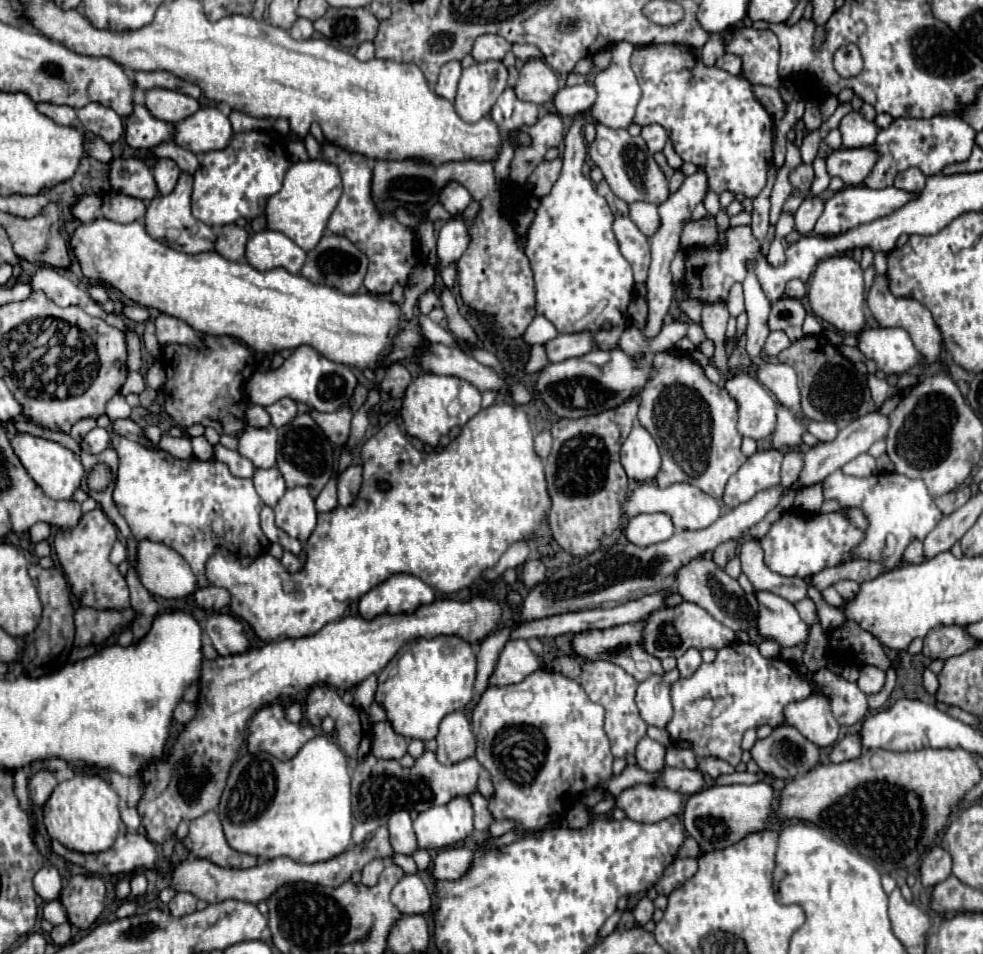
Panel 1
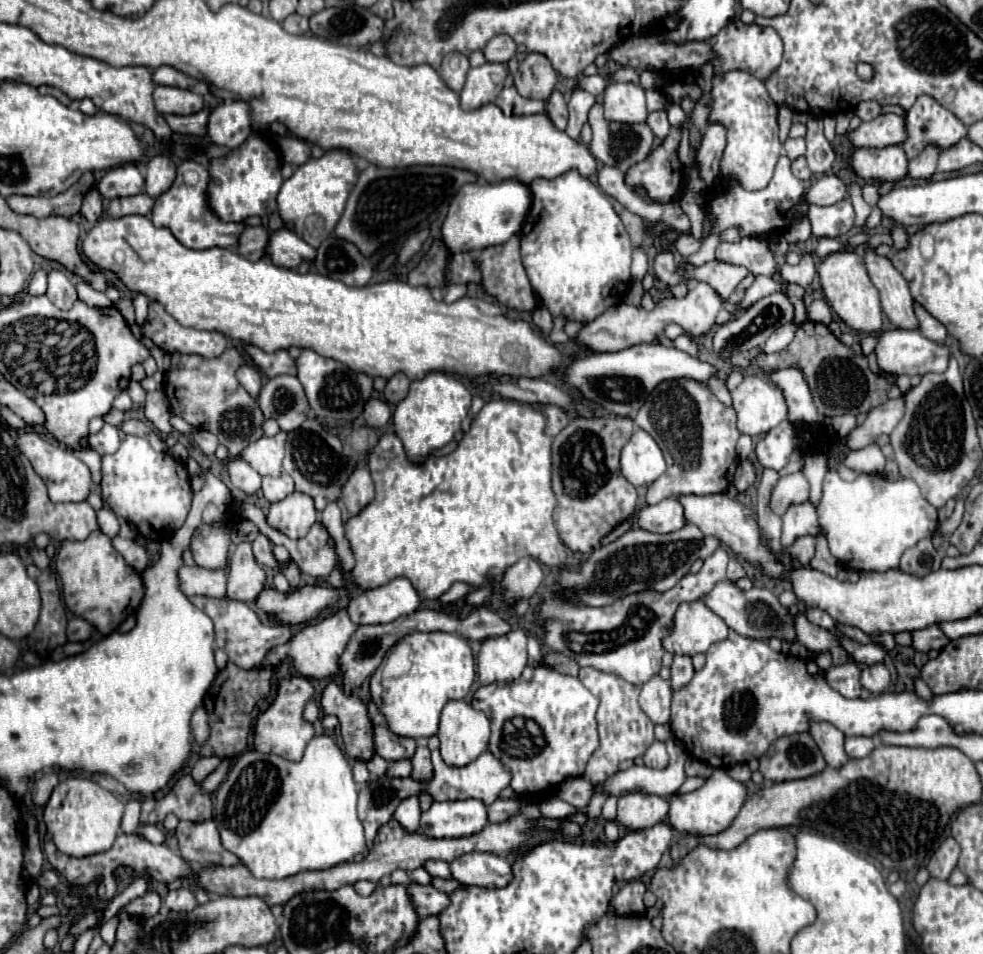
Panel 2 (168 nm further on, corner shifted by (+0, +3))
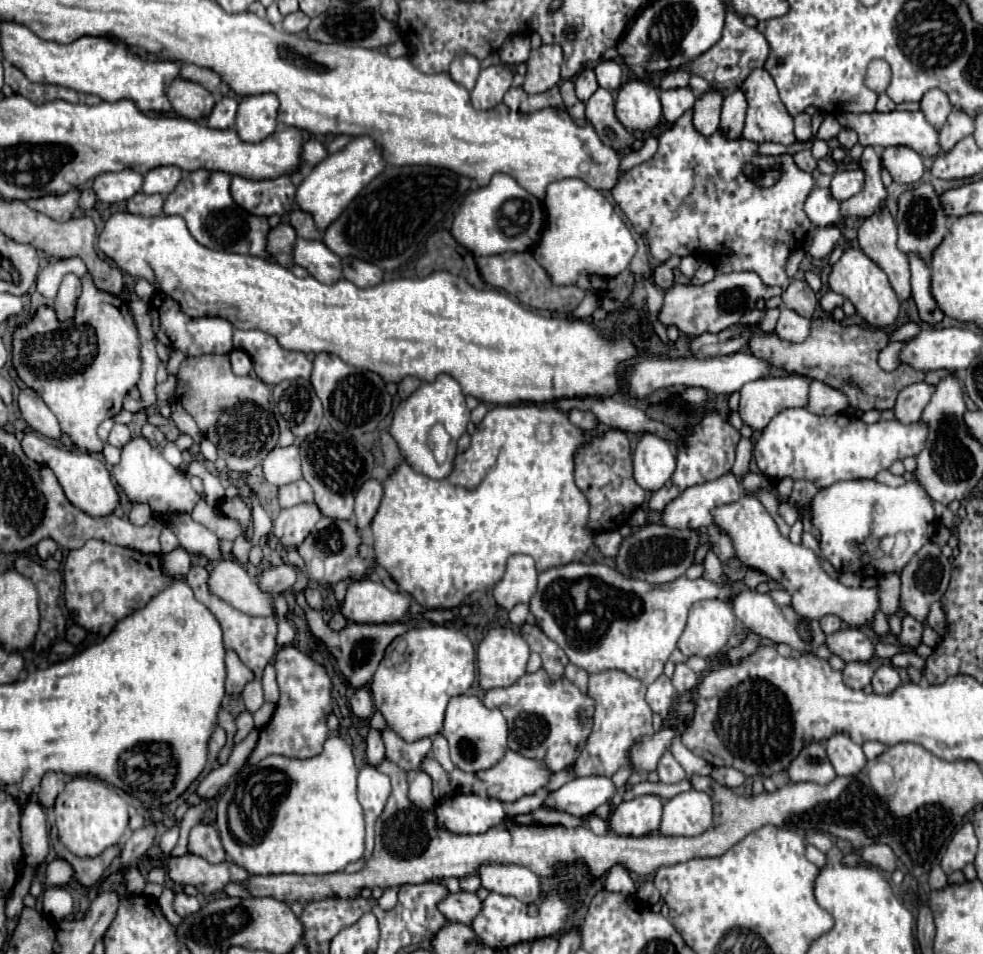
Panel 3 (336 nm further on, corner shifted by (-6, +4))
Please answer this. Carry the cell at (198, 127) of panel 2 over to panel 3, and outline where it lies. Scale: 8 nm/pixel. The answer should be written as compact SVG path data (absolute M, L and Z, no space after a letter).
M221 97L211 115L207 117L207 127L211 129L231 129L235 123L235 113L237 113L237 101L233 97Z

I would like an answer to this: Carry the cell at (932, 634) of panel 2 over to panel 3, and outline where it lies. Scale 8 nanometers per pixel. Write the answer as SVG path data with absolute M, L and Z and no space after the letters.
M905 615L905 617L903 617L903 631L901 631L899 641L901 641L903 645L917 647L917 645L921 645L923 629L925 629L925 625L923 625L921 621L917 621L917 619L911 617L911 615Z

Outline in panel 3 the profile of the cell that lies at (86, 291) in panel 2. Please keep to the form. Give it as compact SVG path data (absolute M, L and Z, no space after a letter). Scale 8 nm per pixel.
M61 259L61 261L55 261L55 263L49 263L45 269L39 271L37 275L37 291L47 299L47 301L53 301L55 299L55 293L59 289L59 283L61 279L67 275L67 273L75 273L77 277L85 277L87 275L87 269L85 269L85 263L81 259Z

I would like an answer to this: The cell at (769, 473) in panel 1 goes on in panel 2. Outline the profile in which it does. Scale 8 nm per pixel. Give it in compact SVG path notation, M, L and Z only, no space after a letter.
M743 460L743 462L739 462L739 468L733 476L733 484L739 492L745 492L755 482L755 476L757 476L757 472L755 472L753 464L749 460Z

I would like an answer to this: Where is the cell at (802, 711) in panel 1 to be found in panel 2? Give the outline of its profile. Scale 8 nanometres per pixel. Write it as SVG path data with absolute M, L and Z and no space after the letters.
M829 722L813 724L809 734L813 736L813 740L817 742L819 750L823 752L827 766L831 766L831 768L841 768L843 764L847 764L849 756L847 756L845 748L843 748L845 736L843 736L843 732L839 732L833 724L829 724Z

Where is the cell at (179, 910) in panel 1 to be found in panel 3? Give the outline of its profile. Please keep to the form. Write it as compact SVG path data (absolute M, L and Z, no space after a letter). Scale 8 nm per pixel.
M177 893L175 895L175 903L173 903L175 911L179 917L185 917L185 915L191 915L191 913L197 913L199 911L199 901L197 897L191 897L187 893Z

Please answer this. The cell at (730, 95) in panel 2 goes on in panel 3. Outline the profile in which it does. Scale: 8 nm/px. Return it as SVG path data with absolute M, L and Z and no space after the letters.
M765 69L751 71L747 75L747 79L741 83L741 91L745 93L745 99L747 99L747 121L745 121L745 129L743 129L743 139L755 141L755 143L773 141L773 143L781 143L781 145L793 145L795 143L793 119L787 113L785 105L781 103L771 75Z

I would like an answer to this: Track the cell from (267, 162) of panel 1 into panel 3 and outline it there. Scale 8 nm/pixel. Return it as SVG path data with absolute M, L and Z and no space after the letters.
M233 175L231 179L231 195L235 203L251 215L285 215L295 207L295 185L287 175L277 179L245 179L241 175Z

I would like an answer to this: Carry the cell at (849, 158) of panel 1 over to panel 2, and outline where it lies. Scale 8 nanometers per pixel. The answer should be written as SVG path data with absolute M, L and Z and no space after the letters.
M901 146L877 148L859 148L853 154L853 170L863 180L879 182L899 182L907 178L907 156Z

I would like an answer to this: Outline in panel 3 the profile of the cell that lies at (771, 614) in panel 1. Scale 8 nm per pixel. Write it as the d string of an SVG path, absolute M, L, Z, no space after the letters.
M839 629L827 635L827 647L843 661L869 661L873 657L873 641L861 629Z

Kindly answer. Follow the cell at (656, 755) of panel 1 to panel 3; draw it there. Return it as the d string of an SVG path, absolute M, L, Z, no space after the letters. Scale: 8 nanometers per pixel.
M665 751L657 763L657 775L663 783L679 783L681 779L685 779L685 771L683 767L675 761L675 757L671 755L671 751Z

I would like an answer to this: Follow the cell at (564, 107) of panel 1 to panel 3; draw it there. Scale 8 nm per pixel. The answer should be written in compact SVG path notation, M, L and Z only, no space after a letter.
M599 61L595 65L595 75L597 75L599 87L603 87L607 91L615 91L621 87L623 71L615 61Z

